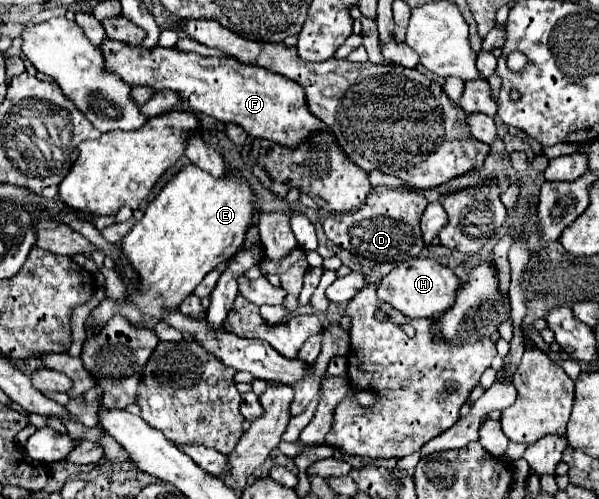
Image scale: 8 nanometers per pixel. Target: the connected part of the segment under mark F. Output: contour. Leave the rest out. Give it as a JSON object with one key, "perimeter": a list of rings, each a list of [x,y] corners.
{"perimeter":[[[104,39],[100,53],[106,61],[104,67],[120,75],[120,79],[130,87],[150,87],[156,93],[164,89],[176,91],[192,111],[216,117],[222,123],[236,123],[250,137],[262,137],[284,147],[296,147],[300,141],[308,139],[310,131],[326,127],[308,111],[304,91],[298,83],[256,65],[244,65],[228,57],[202,57],[198,53],[164,47],[130,47],[112,39]]]}

